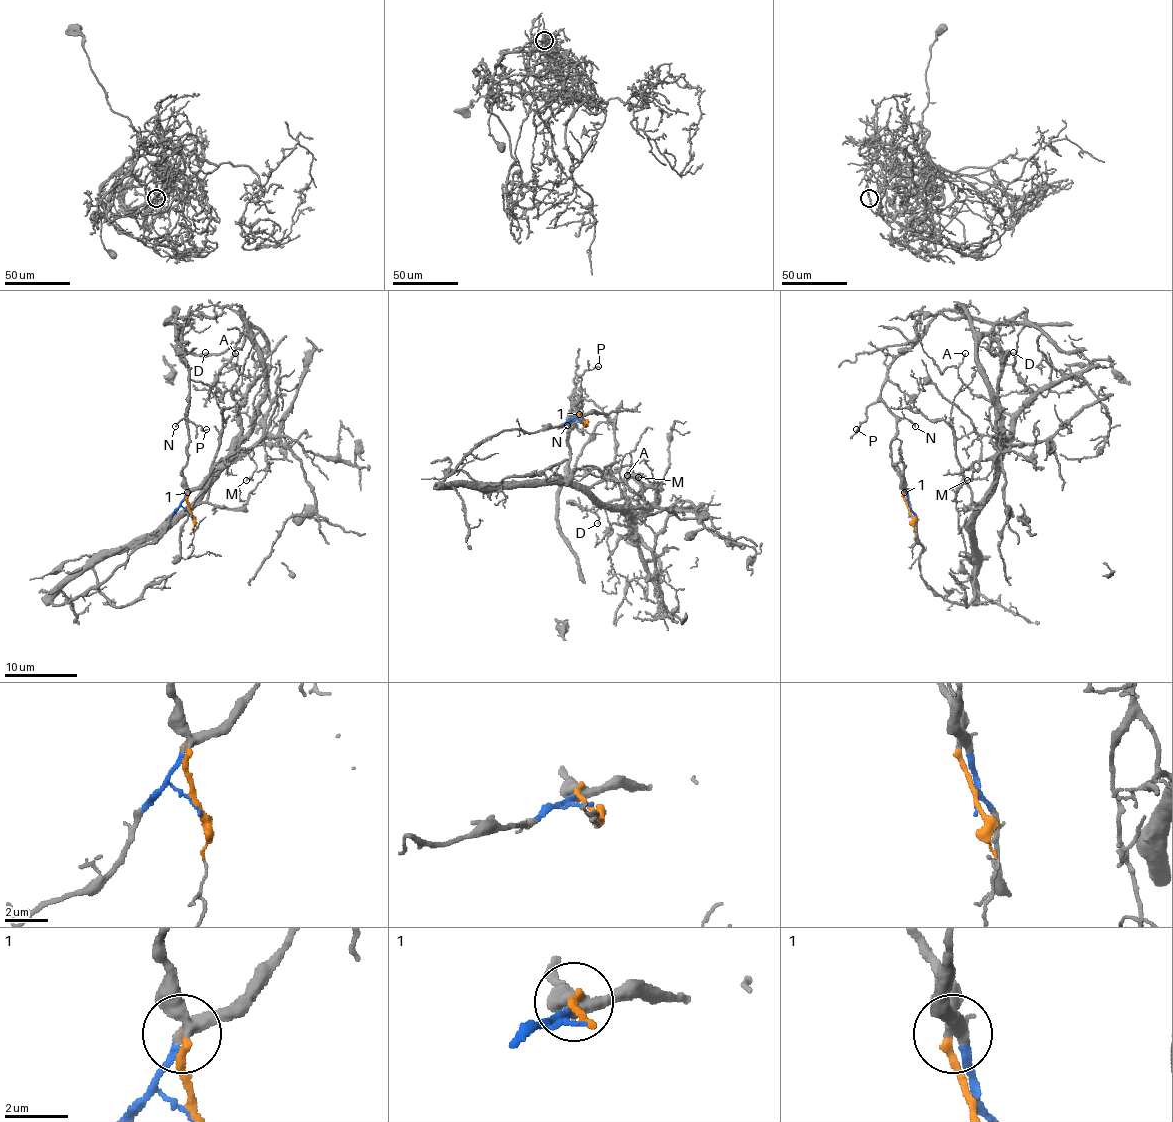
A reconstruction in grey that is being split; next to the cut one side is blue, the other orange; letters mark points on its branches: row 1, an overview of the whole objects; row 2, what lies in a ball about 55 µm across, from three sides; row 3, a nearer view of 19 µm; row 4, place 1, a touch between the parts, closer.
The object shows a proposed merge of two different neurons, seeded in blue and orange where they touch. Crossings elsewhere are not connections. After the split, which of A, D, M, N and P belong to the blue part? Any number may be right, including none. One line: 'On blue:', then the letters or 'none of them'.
On blue: A, D, M

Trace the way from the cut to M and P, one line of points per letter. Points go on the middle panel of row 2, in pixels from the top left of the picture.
M: (581, 420), (500, 431), (444, 484), (579, 484), (615, 507), (639, 507), (648, 502), (637, 476)
P: (581, 420), (575, 411), (581, 402), (579, 407), (579, 376), (599, 367)

